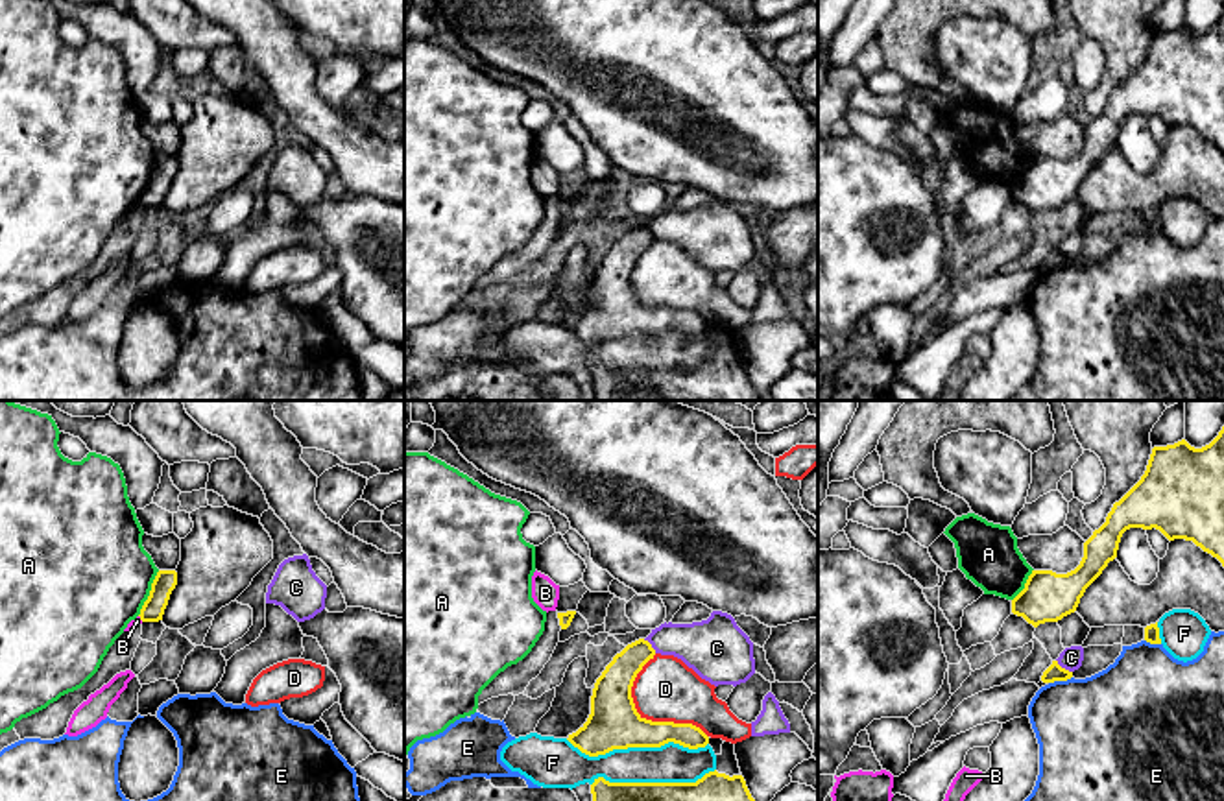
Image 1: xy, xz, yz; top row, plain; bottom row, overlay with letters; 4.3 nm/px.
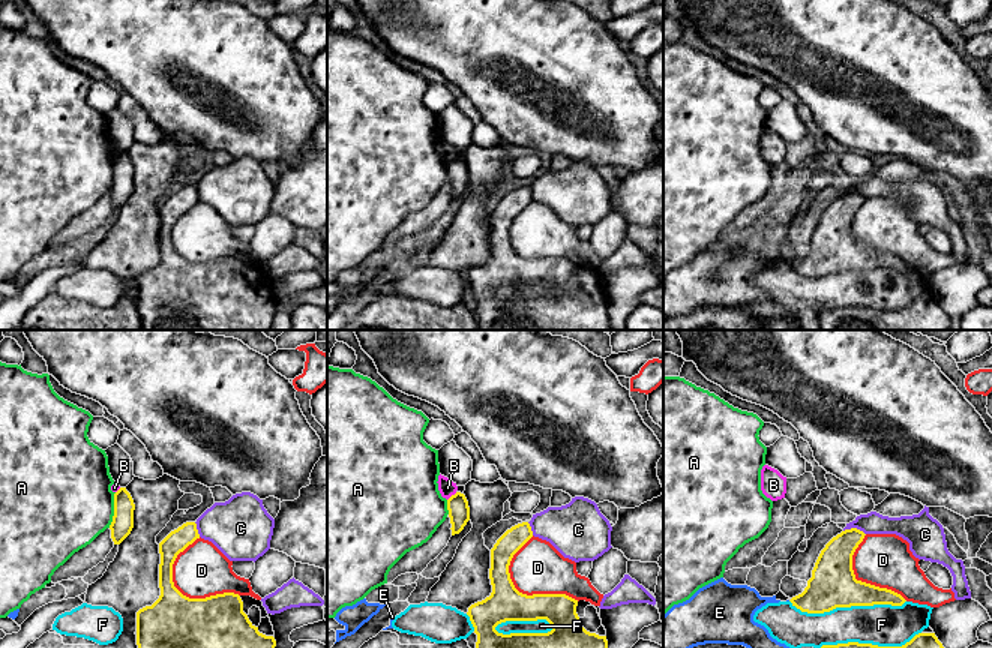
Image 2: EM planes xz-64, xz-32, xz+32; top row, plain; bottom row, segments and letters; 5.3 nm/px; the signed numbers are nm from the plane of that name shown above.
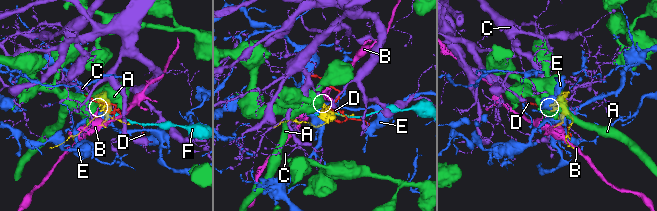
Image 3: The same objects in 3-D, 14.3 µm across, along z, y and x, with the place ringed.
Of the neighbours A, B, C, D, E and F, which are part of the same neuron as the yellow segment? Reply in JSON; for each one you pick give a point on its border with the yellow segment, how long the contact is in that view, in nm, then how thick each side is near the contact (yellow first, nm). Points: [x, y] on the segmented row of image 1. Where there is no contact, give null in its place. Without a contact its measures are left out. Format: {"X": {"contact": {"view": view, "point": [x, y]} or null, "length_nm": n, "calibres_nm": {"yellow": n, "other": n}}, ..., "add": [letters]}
{"add": []}

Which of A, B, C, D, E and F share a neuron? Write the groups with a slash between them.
A / B / C / D / E / F

